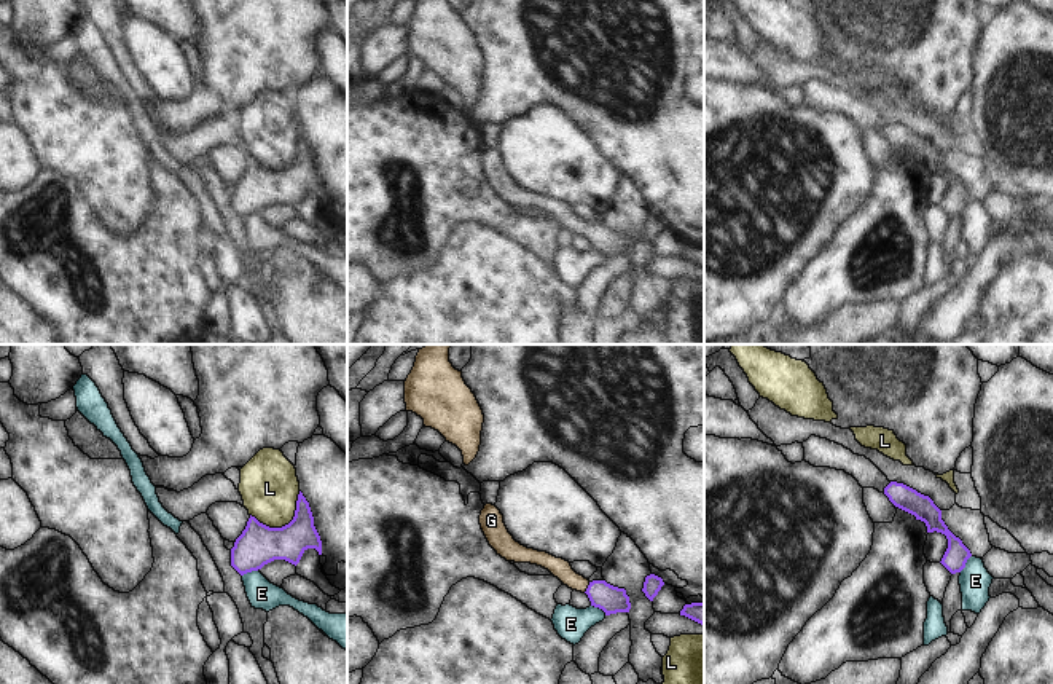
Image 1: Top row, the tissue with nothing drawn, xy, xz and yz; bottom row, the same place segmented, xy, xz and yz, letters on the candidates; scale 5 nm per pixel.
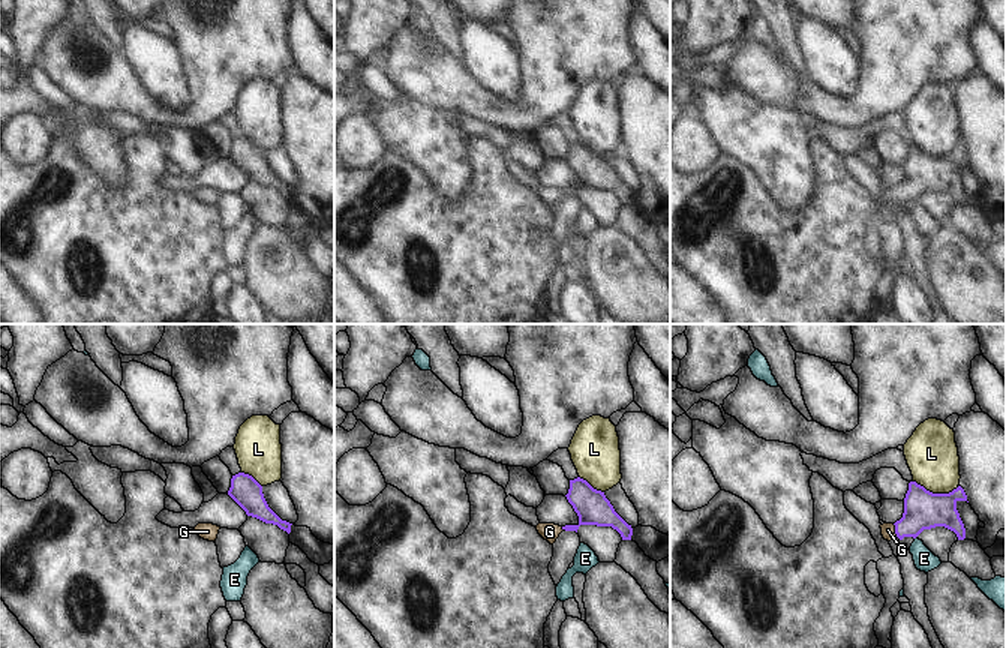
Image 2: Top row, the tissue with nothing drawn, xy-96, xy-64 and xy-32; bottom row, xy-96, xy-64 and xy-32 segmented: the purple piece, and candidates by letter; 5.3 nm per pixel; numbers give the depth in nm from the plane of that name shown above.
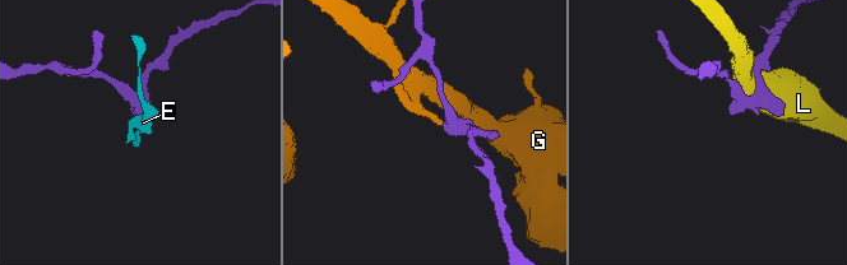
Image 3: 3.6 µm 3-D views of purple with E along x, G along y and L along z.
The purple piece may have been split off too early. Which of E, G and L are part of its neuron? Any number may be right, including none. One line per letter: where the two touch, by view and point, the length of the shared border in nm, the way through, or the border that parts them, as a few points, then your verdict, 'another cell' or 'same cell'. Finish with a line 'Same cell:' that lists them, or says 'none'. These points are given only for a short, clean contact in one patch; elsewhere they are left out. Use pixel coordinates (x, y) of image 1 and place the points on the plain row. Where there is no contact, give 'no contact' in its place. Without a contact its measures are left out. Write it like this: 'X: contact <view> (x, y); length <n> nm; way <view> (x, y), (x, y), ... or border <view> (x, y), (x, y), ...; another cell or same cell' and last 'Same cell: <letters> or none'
E: contact xz (599, 251); length 90 nm; border xz (591, 247), (606, 257); another cell
G: contact xz (588, 230); length 70 nm; way xz (602, 238), (588, 230), (572, 224), (559, 211); same cell
L: contact xy (285, 168); length 280 nm; another cell
Same cell: G

